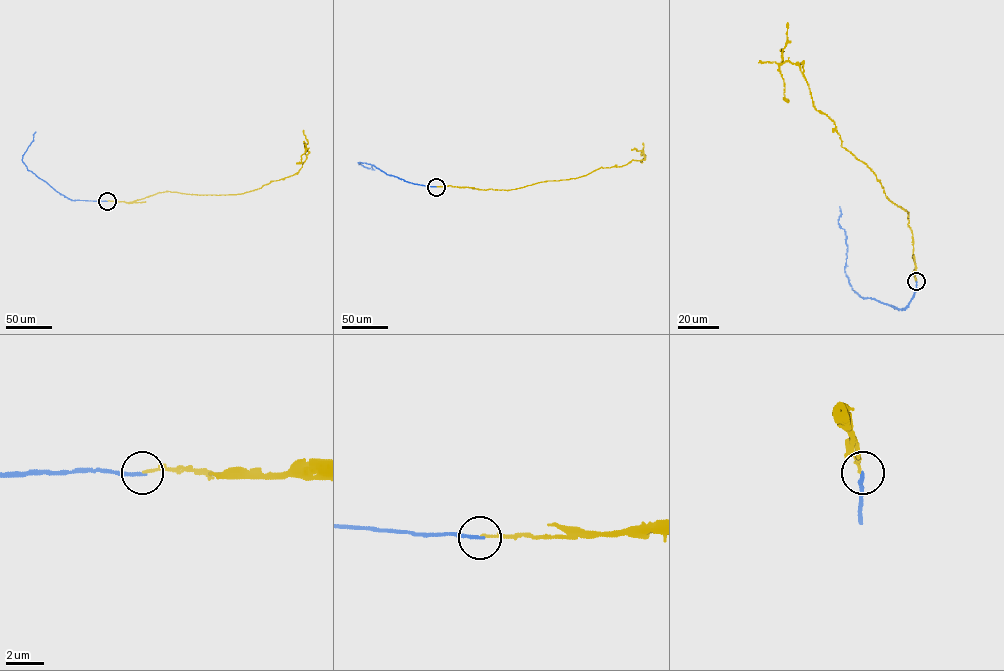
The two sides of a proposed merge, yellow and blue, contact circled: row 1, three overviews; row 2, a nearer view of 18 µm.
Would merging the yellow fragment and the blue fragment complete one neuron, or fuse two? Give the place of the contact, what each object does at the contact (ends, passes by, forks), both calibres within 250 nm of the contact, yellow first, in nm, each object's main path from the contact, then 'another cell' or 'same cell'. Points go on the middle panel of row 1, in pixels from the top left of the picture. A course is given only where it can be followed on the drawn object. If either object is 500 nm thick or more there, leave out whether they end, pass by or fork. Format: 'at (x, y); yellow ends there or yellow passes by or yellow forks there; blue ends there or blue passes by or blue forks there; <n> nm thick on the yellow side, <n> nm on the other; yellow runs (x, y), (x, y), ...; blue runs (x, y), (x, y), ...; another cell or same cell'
at (436, 187); yellow ends there; blue ends there; 120 nm thick on the yellow side, 170 nm on the other; yellow runs (436, 186), (508, 190), (576, 178), (602, 167), (620, 167), (644, 159), (642, 152), (645, 156), (642, 162); blue runs (436, 186), (414, 184), (369, 164), (358, 162), (374, 169); another cell

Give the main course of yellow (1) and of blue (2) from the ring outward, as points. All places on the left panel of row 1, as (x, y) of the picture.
1: (107, 201), (133, 201), (165, 191), (218, 195), (257, 189), (298, 172), (309, 153), (303, 130)
2: (107, 201), (71, 200), (28, 170), (22, 158), (35, 132)

